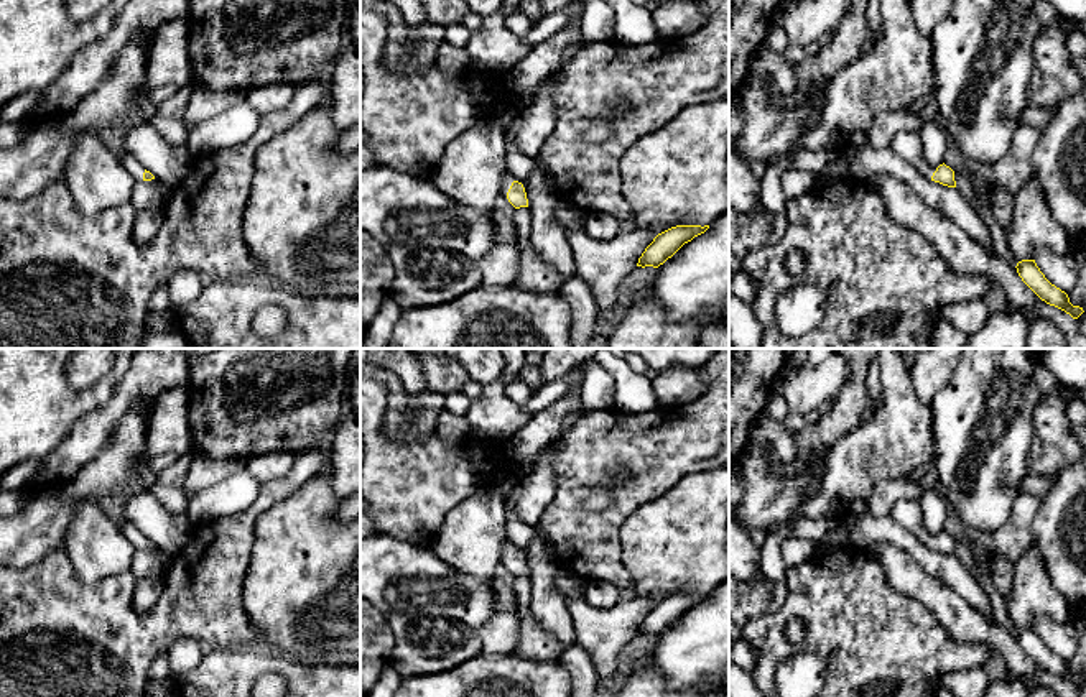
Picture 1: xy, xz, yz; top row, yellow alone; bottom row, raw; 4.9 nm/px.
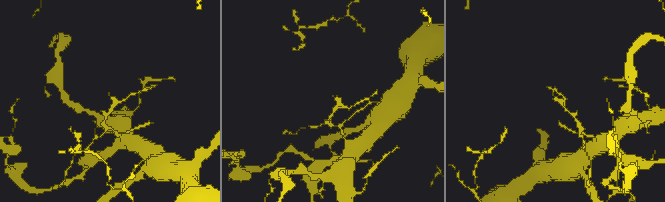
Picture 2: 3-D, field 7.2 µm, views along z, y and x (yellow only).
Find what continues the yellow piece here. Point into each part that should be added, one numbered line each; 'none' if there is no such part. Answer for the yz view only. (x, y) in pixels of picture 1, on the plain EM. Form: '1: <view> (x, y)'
1: yz (907, 512)

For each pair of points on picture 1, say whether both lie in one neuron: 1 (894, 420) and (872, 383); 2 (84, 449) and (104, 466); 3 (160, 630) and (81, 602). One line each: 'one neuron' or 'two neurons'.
1: two neurons
2: two neurons
3: one neuron

